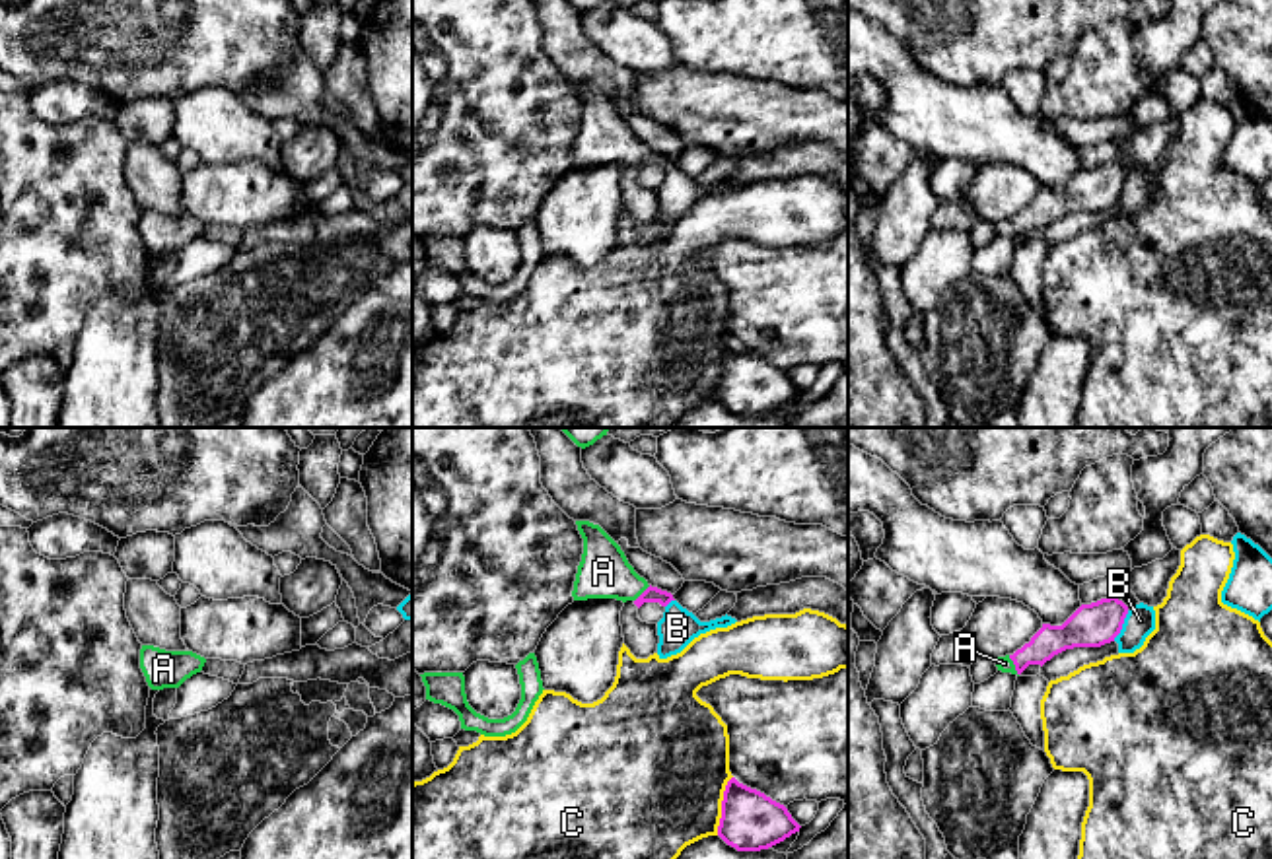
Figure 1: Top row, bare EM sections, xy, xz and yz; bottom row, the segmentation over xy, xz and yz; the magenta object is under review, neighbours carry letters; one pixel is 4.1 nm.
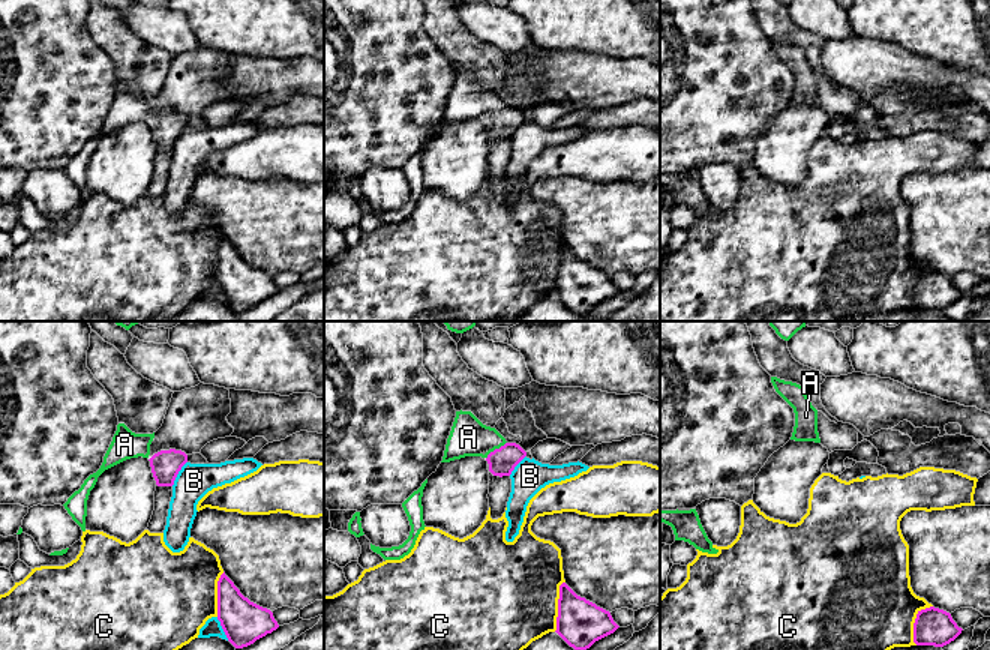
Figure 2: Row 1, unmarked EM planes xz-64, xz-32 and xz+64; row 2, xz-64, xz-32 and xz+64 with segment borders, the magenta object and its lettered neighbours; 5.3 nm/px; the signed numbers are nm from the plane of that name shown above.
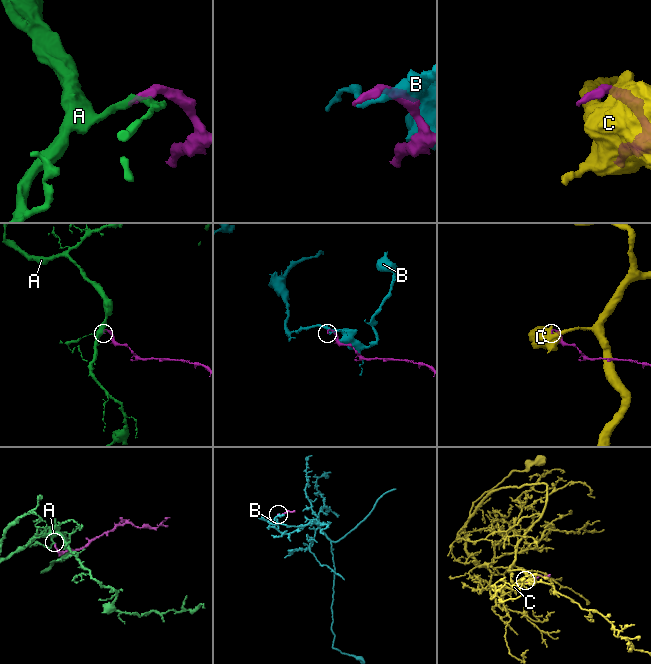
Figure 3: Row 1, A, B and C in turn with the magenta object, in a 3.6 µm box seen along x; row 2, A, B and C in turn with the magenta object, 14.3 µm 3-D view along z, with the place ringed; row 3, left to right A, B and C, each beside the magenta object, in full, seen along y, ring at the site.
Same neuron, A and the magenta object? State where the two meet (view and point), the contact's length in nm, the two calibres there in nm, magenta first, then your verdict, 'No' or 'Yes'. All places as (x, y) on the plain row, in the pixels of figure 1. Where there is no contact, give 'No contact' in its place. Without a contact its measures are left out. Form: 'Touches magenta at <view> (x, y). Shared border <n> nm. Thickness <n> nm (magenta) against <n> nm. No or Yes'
Touches magenta at yz (1014, 228). Shared border 100 nm. Thickness 130 nm (magenta) against 60 nm. Yes

